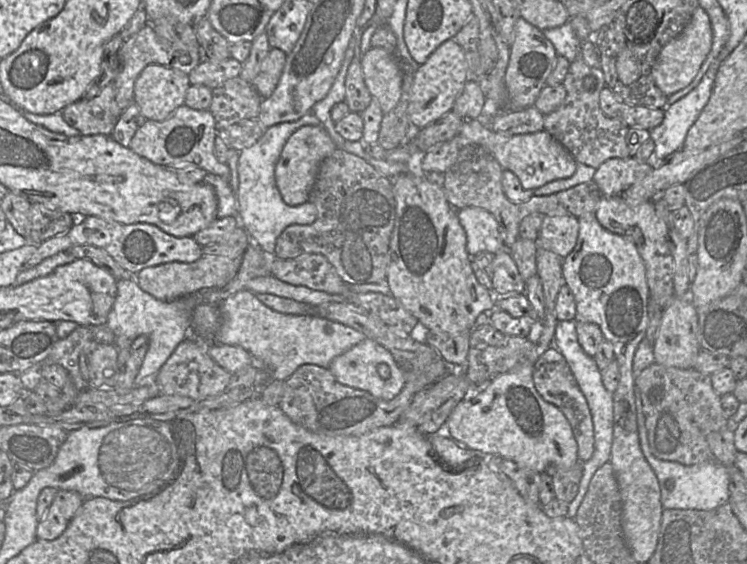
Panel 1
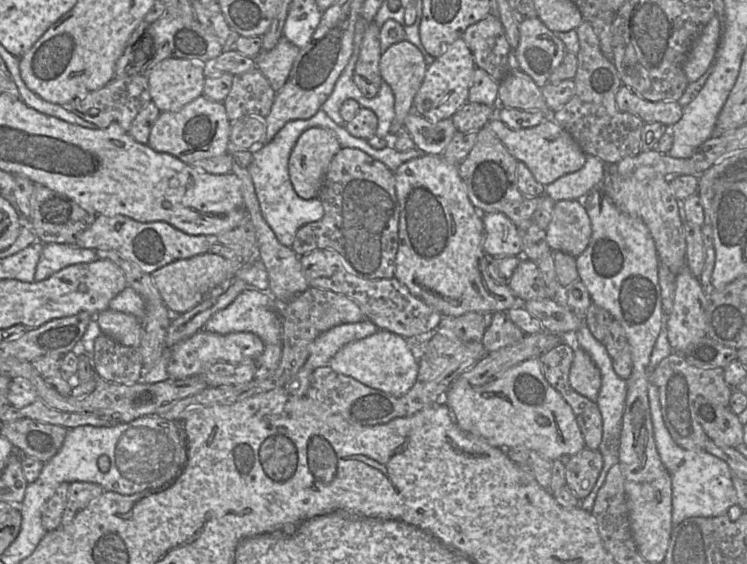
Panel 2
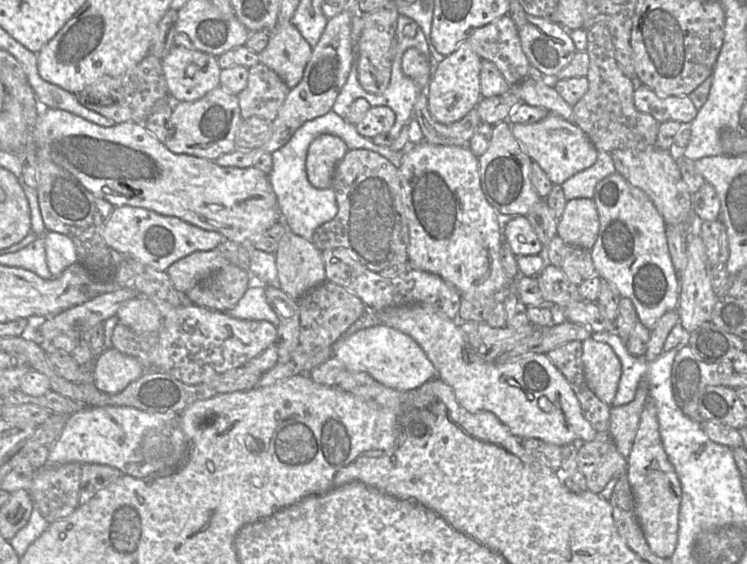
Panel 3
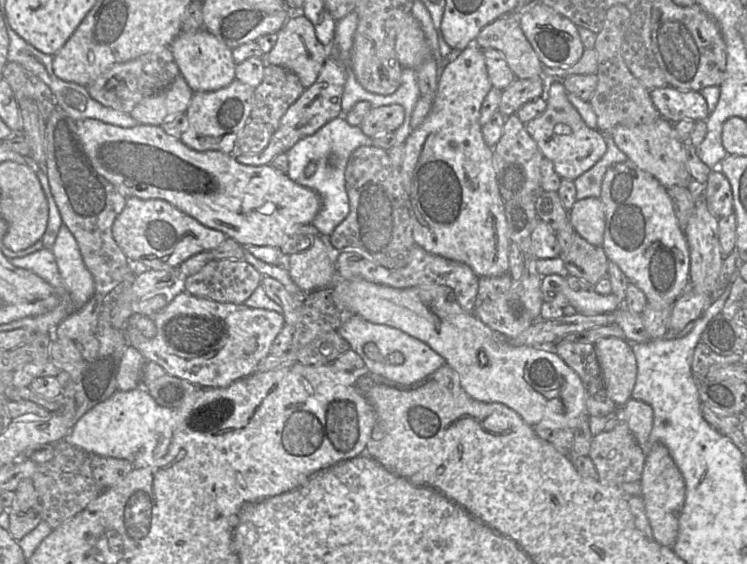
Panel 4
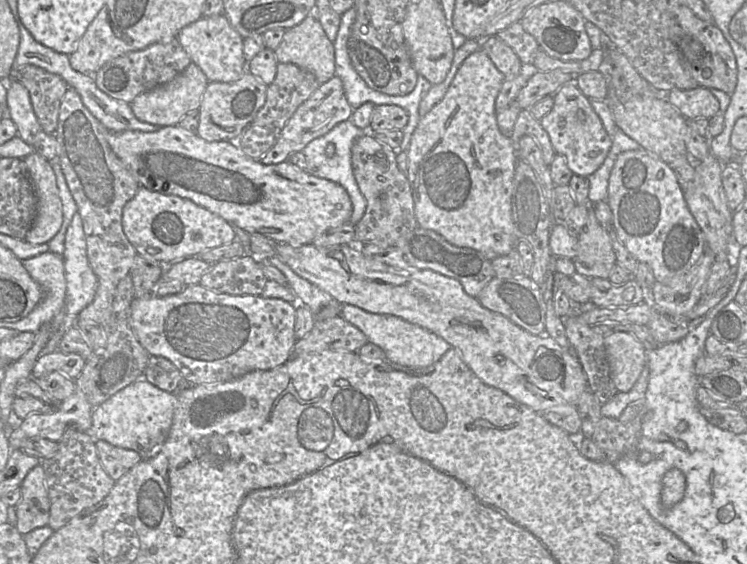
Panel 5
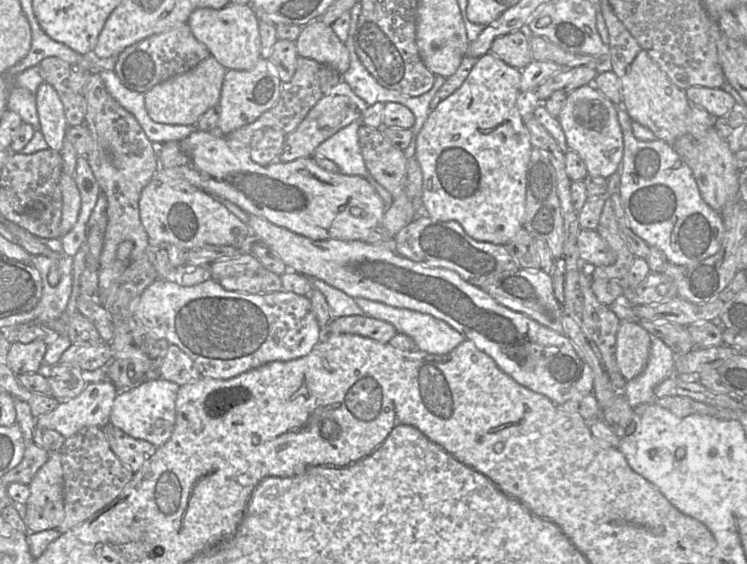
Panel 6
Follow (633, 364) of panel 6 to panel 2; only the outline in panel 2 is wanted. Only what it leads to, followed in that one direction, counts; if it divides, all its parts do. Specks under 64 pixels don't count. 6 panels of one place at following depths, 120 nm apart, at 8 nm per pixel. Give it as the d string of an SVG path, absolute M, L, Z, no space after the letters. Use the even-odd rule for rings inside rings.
M577 348L569 373L569 384L579 394L596 402L601 388L601 373L590 355Z

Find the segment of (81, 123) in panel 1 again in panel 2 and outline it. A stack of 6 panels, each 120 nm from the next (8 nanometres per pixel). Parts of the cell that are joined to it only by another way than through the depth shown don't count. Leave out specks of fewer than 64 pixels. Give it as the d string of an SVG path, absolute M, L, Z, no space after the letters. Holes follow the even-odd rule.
M131 70L128 76L111 81L105 87L76 98L64 107L80 118L94 124L98 129L105 129L113 123L129 130L139 111L151 102L148 79L145 74L136 74L139 70Z

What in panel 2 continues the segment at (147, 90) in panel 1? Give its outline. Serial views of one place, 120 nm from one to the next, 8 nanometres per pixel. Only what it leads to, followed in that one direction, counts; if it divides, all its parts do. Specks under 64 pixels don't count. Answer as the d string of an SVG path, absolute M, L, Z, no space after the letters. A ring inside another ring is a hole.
M169 58L147 74L151 102L160 112L175 112L200 97L205 83L205 63Z

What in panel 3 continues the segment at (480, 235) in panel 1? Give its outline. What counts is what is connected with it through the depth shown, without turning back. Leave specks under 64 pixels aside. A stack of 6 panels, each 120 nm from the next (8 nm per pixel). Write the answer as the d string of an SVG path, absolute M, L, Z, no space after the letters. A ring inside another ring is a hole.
M526 216L510 217L502 232L503 240L517 256L540 255L545 249Z

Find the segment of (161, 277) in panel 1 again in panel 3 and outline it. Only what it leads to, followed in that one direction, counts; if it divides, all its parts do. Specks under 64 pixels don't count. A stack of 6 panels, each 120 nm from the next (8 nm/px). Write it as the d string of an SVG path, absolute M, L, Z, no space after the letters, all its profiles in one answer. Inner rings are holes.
M216 249L197 251L174 262L166 273L175 289L187 293L203 279L229 263L229 260Z

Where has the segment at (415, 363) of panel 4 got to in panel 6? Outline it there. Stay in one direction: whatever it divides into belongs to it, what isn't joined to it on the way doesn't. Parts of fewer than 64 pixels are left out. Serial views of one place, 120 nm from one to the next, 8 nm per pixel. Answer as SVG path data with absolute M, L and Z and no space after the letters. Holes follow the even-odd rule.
M356 298L355 301L366 316L392 324L399 334L407 335L414 341L416 349L428 354L448 354L466 340L461 333L453 329L446 322L429 314L404 308L396 308L365 298Z

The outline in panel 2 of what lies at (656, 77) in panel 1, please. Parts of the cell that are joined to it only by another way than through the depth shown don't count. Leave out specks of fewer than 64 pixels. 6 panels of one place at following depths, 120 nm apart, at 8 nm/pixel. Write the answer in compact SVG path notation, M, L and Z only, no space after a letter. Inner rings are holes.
M715 16L694 42L684 61L683 70L689 83L693 83L702 77L714 63L720 38L720 22Z

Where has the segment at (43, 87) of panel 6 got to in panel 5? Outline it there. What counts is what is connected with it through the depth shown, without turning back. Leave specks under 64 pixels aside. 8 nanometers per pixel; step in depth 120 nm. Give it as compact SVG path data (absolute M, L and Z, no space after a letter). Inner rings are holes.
M10 79L5 106L6 116L17 128L17 136L32 145L35 135L43 130L34 115L29 94L19 82Z

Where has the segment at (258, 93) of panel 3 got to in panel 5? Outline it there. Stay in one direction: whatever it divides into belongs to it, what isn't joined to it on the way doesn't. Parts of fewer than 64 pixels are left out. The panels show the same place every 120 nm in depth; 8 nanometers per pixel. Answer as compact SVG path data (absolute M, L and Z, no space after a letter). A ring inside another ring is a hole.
M278 63L276 76L267 86L266 99L250 125L273 126L280 130L287 123L296 109L307 100L321 84L315 76L294 64Z

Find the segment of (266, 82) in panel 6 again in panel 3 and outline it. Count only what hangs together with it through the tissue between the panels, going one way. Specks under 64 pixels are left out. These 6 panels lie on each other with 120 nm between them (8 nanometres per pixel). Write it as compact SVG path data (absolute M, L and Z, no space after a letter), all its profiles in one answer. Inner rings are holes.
M217 87L194 102L175 103L170 121L173 134L164 144L171 152L215 161L236 149L235 137L243 118L237 95Z

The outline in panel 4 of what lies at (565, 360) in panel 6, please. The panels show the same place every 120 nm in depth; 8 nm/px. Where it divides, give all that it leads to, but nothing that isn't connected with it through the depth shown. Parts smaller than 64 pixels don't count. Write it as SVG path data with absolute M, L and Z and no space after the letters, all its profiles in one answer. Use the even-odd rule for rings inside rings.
M335 269L335 282L330 286L332 287L338 299L345 304L354 314L359 315L365 320L374 323L374 324L383 324L390 326L396 329L399 329L406 334L424 342L435 352L441 355L445 363L453 368L459 375L460 383L465 392L473 399L485 402L485 403L501 403L511 408L517 412L521 418L533 428L535 426L542 426L549 429L558 429L558 428L571 428L575 429L580 419L586 415L586 404L585 404L585 391L583 383L579 375L571 369L554 351L553 347L543 347L543 346L514 346L512 345L508 338L506 338L501 333L492 330L487 325L485 325L473 312L467 312L462 309L455 298L453 290L444 285L421 285L410 288L393 288L385 285L375 284L363 279L352 279L346 280L340 278L336 274Z

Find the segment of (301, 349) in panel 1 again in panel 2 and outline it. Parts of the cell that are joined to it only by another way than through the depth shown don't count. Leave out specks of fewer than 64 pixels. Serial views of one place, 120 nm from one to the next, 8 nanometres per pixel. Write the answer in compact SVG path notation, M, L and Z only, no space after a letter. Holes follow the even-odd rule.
M246 289L230 305L214 314L202 330L221 335L250 332L260 337L265 345L280 344L281 318L269 292ZM369 319L344 323L327 330L313 341L303 368L316 369L327 366L342 347L350 342L366 338L378 330L378 327Z

